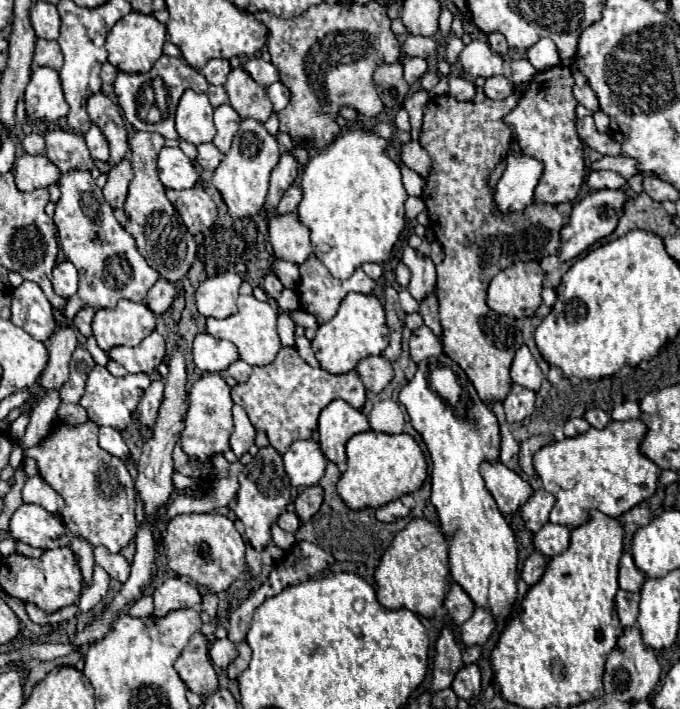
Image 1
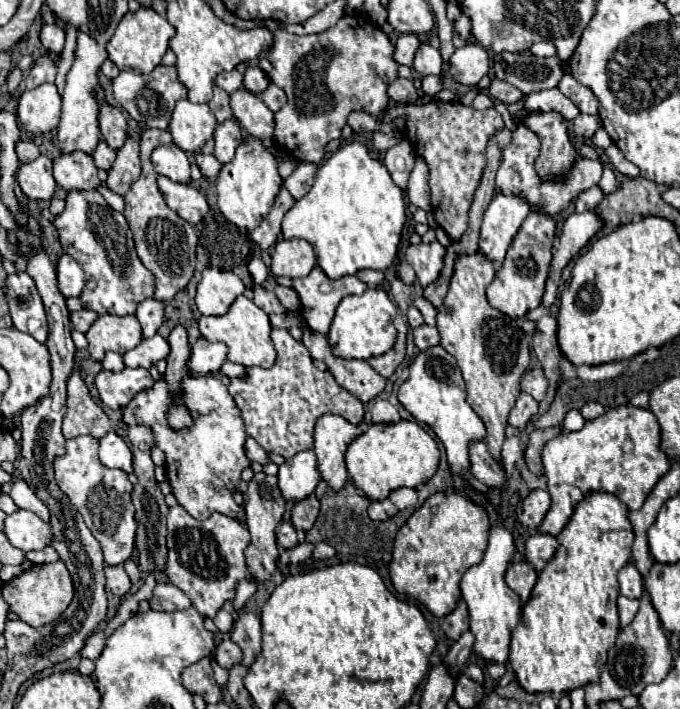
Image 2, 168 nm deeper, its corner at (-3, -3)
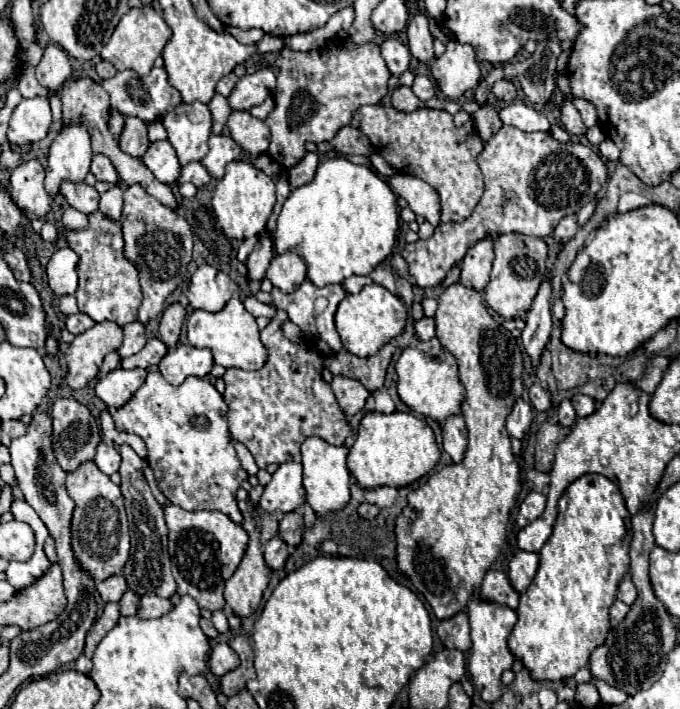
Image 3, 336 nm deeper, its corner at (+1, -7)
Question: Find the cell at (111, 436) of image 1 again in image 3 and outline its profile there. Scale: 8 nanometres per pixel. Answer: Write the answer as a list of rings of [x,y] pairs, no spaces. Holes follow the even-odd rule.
[[[102,441],[102,443],[98,445],[94,463],[98,465],[98,469],[100,469],[102,473],[112,475],[112,473],[116,473],[118,467],[120,467],[120,453],[114,449],[114,445]]]

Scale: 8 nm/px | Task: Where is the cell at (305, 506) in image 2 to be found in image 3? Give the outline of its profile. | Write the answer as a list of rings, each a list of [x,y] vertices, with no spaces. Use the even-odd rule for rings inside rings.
[[[290,511],[284,515],[284,519],[280,521],[280,537],[288,543],[288,545],[300,545],[302,541],[302,533],[304,533],[304,517],[298,511]]]

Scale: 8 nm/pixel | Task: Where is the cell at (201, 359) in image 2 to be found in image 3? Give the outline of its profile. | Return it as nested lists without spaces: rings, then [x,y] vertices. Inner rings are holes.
[[[178,345],[160,361],[160,373],[172,385],[184,383],[186,377],[206,377],[214,365],[212,351],[192,345]]]

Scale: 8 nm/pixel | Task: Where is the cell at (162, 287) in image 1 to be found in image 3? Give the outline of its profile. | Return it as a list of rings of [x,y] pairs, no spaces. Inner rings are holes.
[[[136,319],[136,321],[132,321],[132,323],[128,323],[124,327],[124,343],[118,349],[118,355],[120,357],[134,355],[134,353],[138,353],[144,347],[146,341],[148,341],[148,337],[146,337],[146,325]]]

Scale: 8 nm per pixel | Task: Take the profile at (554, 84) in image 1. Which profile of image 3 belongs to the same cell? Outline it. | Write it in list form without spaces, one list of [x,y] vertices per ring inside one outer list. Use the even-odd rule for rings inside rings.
[[[506,233],[496,237],[494,253],[496,253],[496,259],[490,273],[490,283],[484,289],[486,303],[504,319],[520,319],[532,307],[532,301],[540,289],[540,283],[544,281],[548,273],[546,269],[548,247],[544,239],[540,237],[528,237],[522,233]]]

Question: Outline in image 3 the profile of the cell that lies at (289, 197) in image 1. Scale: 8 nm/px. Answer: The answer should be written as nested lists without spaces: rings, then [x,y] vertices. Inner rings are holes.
[[[306,153],[306,157],[288,169],[288,183],[292,189],[296,187],[302,187],[304,183],[310,183],[312,181],[312,175],[316,173],[316,167],[318,167],[318,155],[316,153]]]

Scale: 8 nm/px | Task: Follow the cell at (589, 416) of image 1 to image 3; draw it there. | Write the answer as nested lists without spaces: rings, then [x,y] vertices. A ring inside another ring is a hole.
[[[576,393],[572,397],[572,405],[574,405],[578,417],[588,417],[588,415],[592,415],[596,411],[596,403],[590,397],[582,395],[582,393]]]

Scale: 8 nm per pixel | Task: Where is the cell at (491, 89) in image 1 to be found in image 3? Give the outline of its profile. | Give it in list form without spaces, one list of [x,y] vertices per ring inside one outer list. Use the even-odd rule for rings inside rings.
[[[498,81],[498,83],[494,83],[492,93],[496,95],[496,99],[512,103],[516,99],[516,85],[510,81]]]

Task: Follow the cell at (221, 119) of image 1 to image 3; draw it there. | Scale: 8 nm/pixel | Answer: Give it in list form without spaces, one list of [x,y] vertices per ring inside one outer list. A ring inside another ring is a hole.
[[[212,135],[210,137],[210,151],[208,155],[202,159],[202,165],[208,169],[208,173],[214,179],[220,179],[224,175],[224,167],[230,161],[240,159],[242,151],[238,147],[230,149],[230,135]]]

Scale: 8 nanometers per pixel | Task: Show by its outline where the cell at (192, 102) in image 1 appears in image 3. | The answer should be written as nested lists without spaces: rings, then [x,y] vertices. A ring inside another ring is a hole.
[[[180,103],[162,119],[162,125],[168,131],[168,141],[176,149],[182,165],[200,161],[208,153],[212,119],[204,103]]]

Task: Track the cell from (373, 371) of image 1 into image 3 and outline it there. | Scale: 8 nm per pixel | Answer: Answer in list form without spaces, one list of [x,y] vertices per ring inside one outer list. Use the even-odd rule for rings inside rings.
[[[334,375],[332,383],[330,383],[342,411],[348,415],[348,417],[354,417],[366,403],[370,391],[362,385],[362,383],[356,383],[356,379],[348,379],[346,375]]]

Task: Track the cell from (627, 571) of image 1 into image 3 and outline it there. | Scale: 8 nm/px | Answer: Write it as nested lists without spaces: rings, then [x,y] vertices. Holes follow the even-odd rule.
[[[624,575],[622,583],[618,585],[618,599],[624,601],[626,605],[632,605],[636,601],[636,587],[630,581],[630,575]]]

